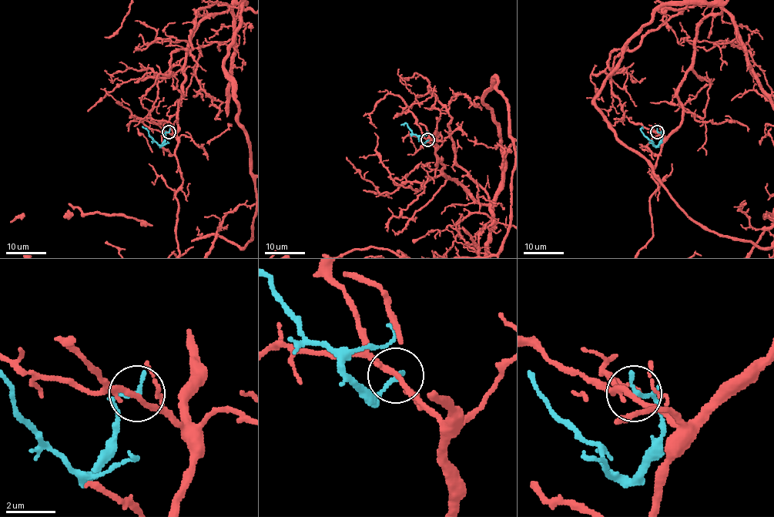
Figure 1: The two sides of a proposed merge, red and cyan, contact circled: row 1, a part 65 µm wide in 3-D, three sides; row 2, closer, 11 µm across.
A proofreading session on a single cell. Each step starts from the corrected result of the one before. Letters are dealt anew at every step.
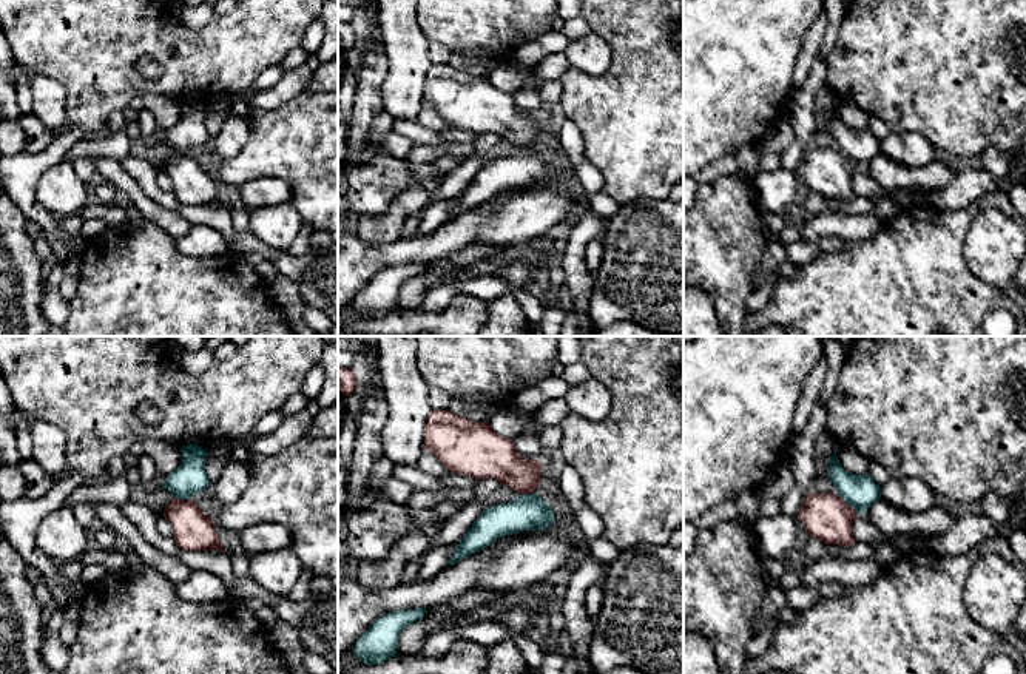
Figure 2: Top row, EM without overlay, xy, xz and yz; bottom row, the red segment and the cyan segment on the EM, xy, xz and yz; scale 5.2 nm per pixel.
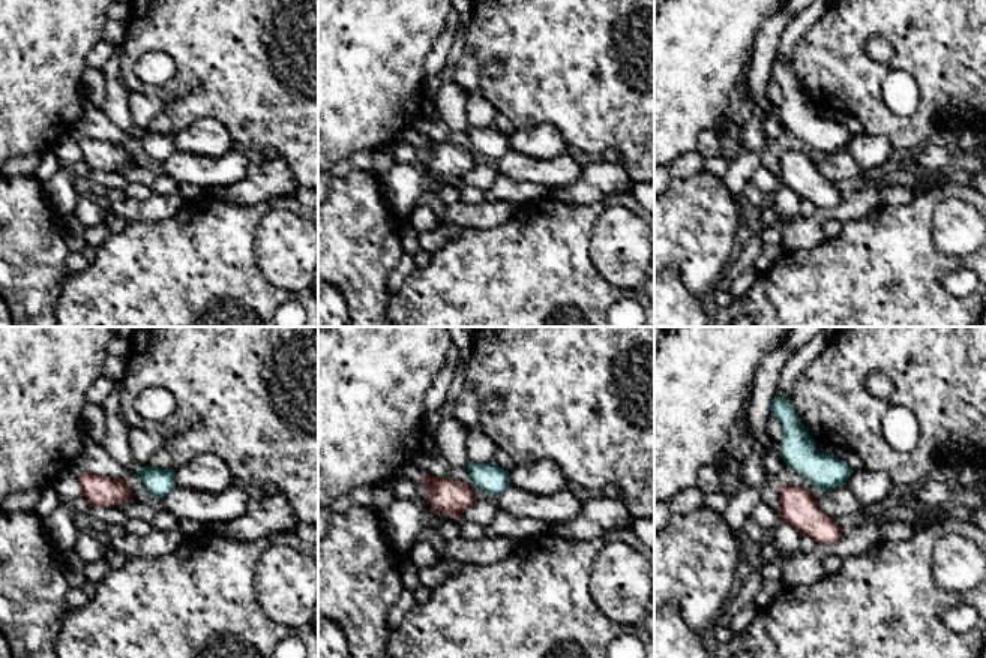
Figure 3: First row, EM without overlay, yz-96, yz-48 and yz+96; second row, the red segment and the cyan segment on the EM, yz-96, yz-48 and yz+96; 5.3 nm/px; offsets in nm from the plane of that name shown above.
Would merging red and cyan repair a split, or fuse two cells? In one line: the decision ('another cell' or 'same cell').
another cell

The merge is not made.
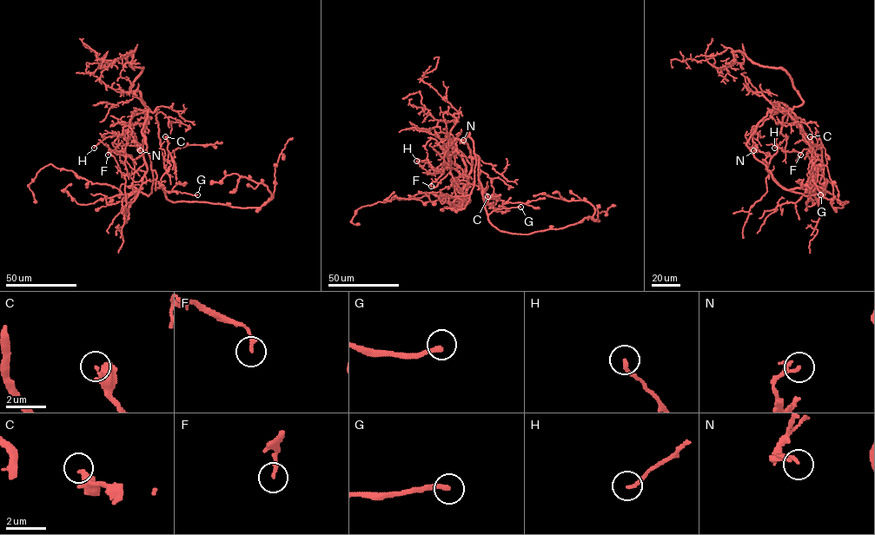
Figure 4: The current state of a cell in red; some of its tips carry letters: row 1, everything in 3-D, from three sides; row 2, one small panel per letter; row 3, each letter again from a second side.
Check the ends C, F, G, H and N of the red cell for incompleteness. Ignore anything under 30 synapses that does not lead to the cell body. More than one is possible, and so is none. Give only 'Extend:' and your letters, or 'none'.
Extend: G

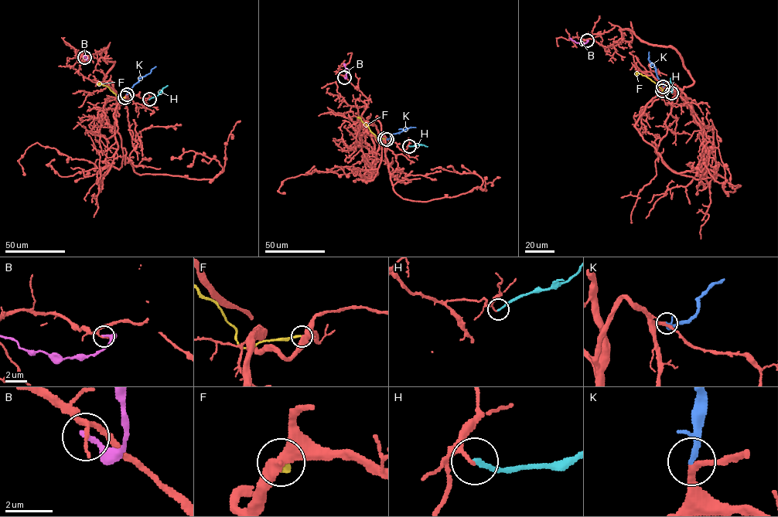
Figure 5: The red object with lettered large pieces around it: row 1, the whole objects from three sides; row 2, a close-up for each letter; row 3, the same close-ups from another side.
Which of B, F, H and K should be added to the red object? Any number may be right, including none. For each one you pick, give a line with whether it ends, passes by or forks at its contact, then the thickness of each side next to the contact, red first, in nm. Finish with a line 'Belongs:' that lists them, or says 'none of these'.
K: it ends | 280/220 nm
Belongs: K

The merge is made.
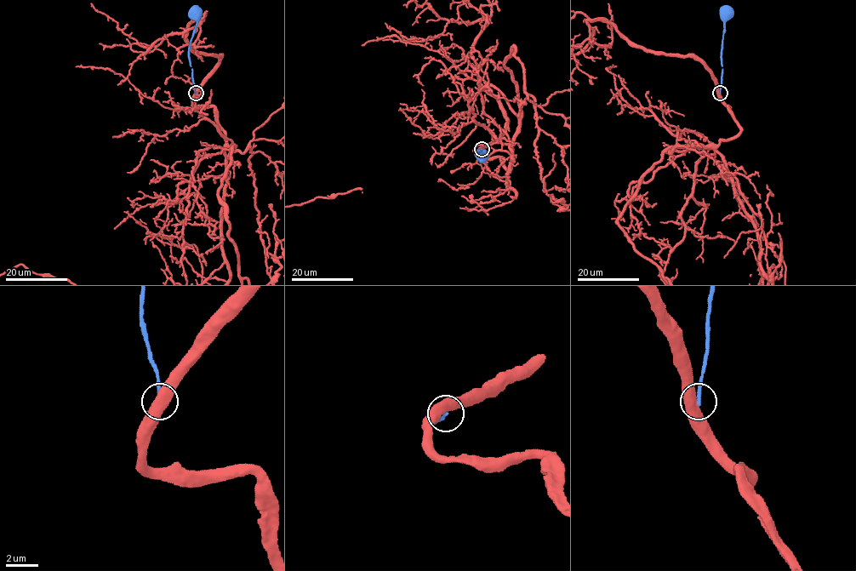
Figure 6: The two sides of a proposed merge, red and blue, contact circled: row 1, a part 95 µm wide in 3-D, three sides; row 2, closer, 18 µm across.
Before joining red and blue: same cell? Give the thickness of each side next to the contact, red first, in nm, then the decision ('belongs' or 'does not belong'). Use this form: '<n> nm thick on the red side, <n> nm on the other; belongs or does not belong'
550 nm thick on the red side, 240 nm on the other; does not belong

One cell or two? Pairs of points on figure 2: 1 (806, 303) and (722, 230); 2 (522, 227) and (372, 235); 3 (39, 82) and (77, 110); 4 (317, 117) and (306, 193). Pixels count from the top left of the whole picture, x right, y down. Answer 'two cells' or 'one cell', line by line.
1: two cells
2: two cells
3: two cells
4: two cells

